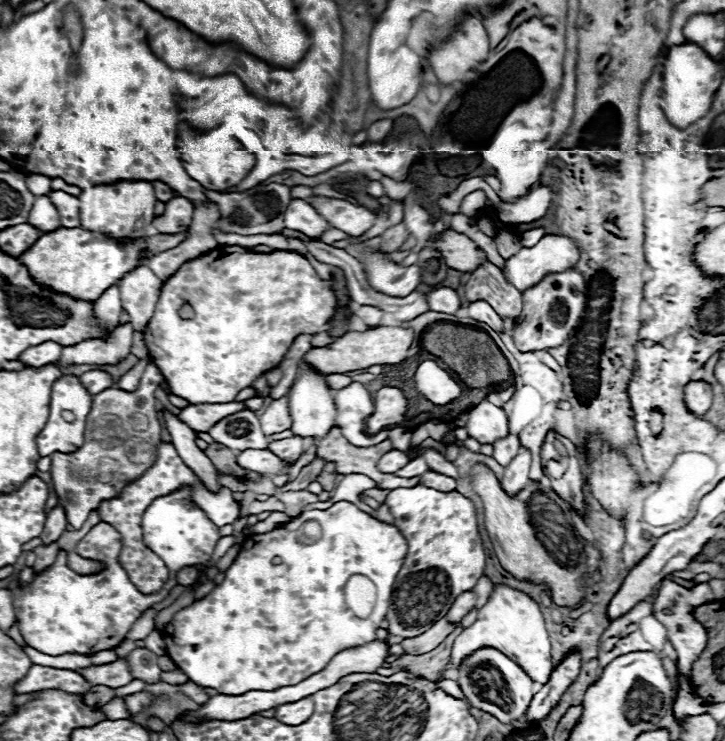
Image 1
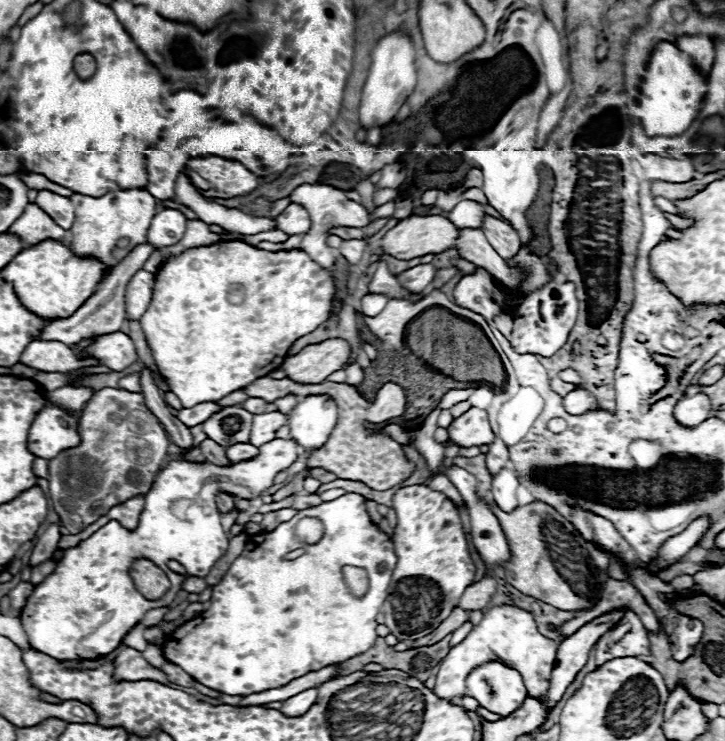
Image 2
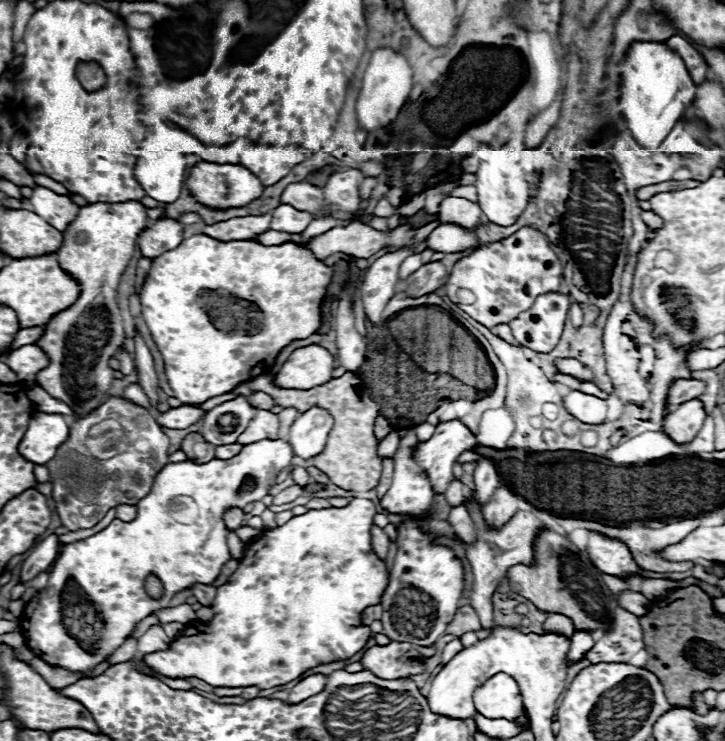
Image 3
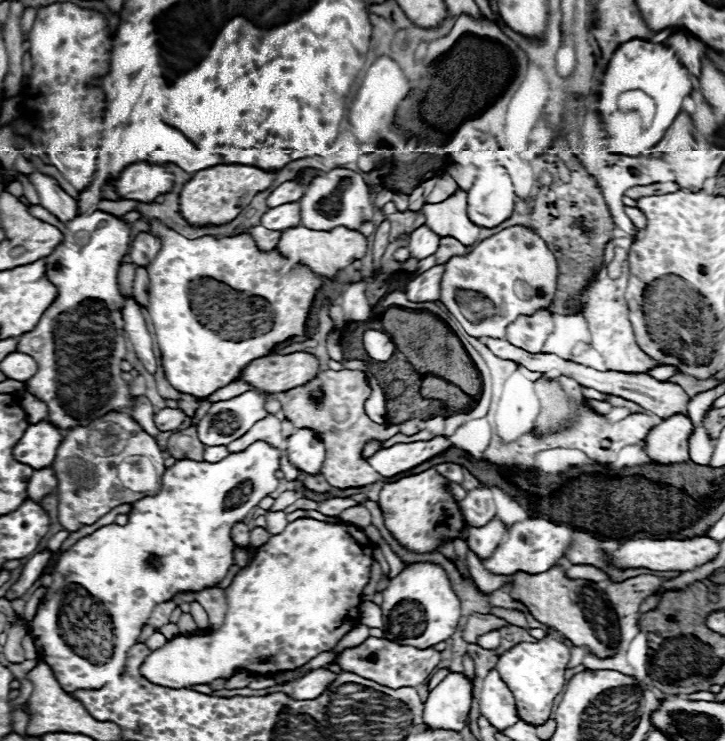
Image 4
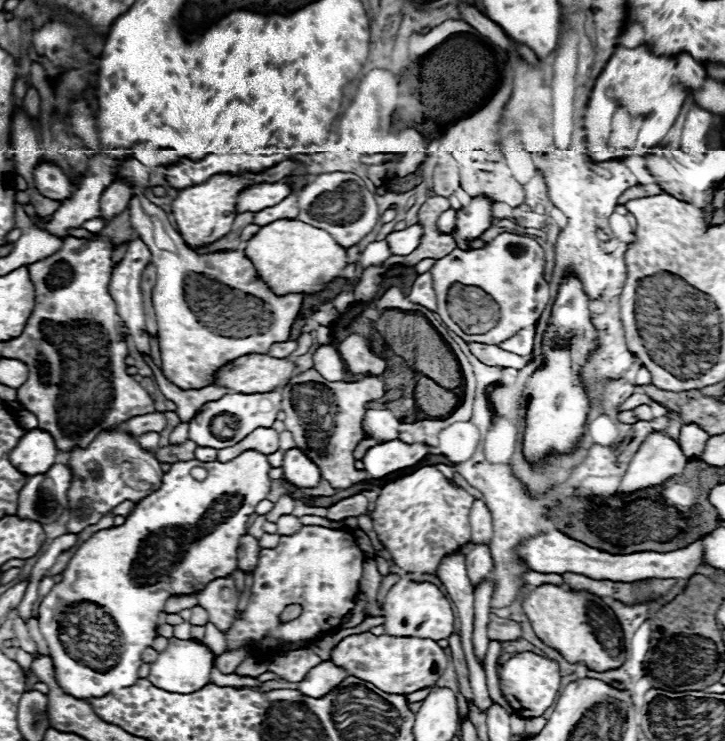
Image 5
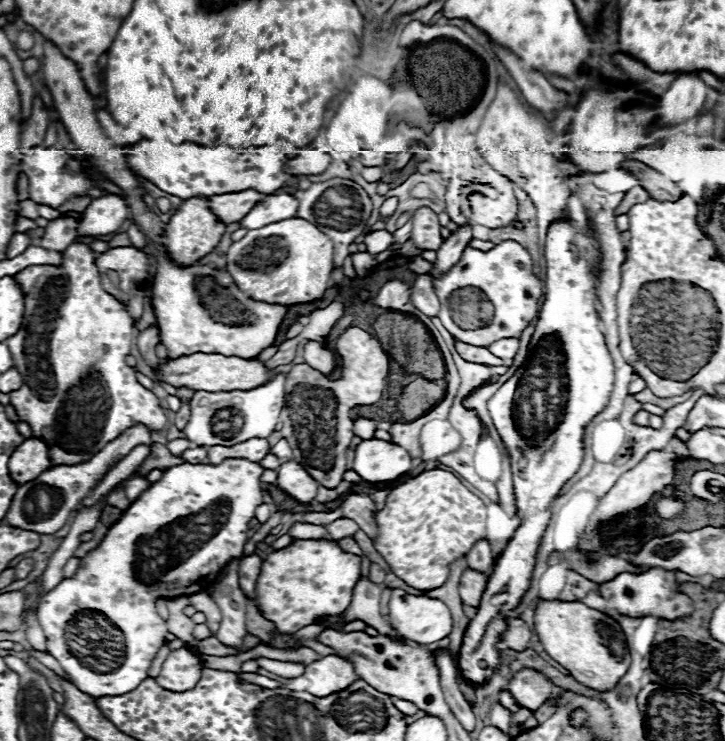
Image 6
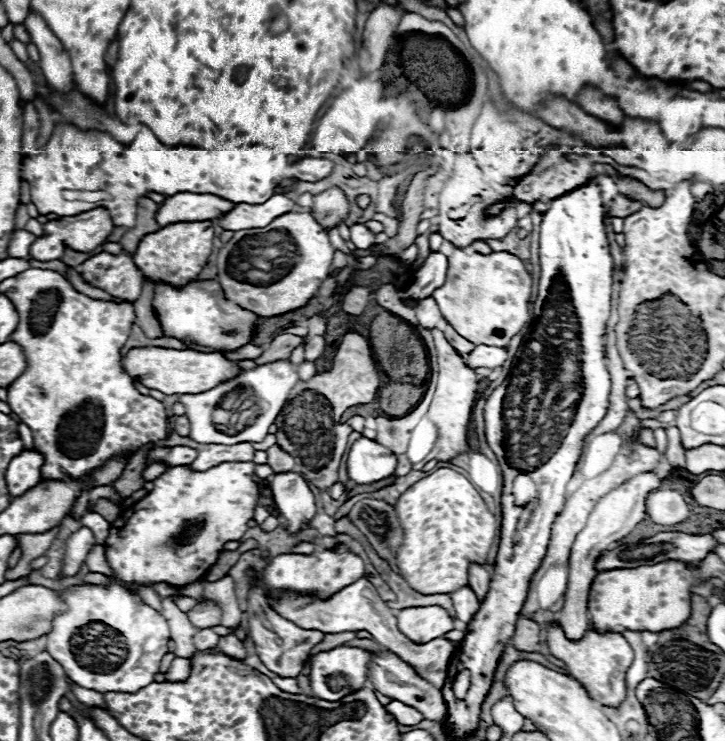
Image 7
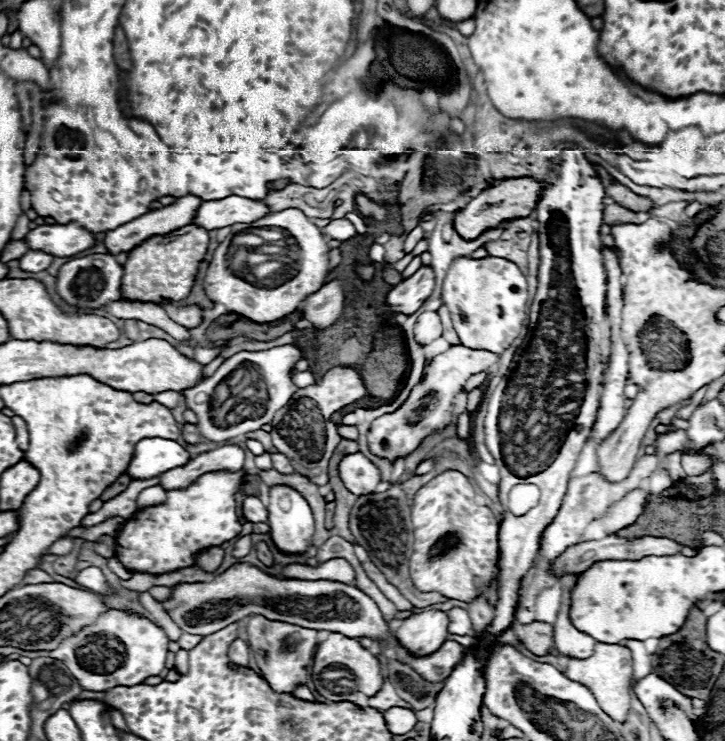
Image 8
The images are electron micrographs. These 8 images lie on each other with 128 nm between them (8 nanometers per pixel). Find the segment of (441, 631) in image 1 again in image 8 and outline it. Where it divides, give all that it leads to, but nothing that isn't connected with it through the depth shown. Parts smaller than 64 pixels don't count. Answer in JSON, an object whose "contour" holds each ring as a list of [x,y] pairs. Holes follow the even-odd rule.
{"contour":[[[530,622],[520,626],[520,634],[522,634],[522,644],[526,646],[526,650],[530,650],[536,656],[544,656],[548,654],[550,646],[552,646],[552,626],[546,622]]]}

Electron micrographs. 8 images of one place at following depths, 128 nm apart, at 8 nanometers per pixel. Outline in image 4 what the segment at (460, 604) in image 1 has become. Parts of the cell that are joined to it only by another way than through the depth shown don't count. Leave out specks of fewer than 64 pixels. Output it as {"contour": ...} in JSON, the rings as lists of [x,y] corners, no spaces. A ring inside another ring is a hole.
{"contour":[[[526,518],[522,522],[512,524],[508,530],[504,544],[500,544],[490,558],[486,558],[482,564],[490,574],[514,574],[514,572],[528,572],[528,574],[540,574],[550,570],[564,554],[566,546],[570,542],[570,532],[562,526],[556,526],[548,520],[534,520]],[[492,630],[492,632],[486,632],[486,634],[478,636],[478,644],[480,644],[482,648],[488,648],[488,650],[496,648],[496,646],[500,644],[500,632],[498,632],[498,630]]]}

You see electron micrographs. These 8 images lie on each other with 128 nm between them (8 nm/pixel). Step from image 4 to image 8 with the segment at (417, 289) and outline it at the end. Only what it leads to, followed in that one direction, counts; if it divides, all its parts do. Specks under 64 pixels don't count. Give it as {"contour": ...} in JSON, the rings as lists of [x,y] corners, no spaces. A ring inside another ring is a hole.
{"contour":[[[422,312],[414,324],[414,336],[420,344],[428,346],[442,336],[442,322],[436,312]]]}

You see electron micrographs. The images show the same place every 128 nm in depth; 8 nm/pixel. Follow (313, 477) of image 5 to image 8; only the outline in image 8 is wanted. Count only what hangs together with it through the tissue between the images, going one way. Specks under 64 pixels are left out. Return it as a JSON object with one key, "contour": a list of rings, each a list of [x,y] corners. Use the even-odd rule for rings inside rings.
{"contour":[[[282,484],[272,486],[268,492],[268,512],[272,514],[272,518],[268,518],[268,524],[270,524],[270,536],[272,536],[274,544],[282,552],[288,552],[288,554],[306,552],[308,544],[312,544],[314,514],[312,514],[312,508],[308,506],[308,502],[304,500],[304,496],[290,486],[282,486]]]}

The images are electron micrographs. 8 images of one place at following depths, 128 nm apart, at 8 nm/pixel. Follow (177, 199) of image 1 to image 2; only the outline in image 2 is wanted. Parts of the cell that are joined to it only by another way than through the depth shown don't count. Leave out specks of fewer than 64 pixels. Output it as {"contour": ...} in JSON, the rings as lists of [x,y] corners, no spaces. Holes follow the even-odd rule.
{"contour":[[[166,208],[158,212],[148,228],[148,238],[150,244],[158,244],[158,248],[176,244],[186,230],[186,216],[180,210]]]}

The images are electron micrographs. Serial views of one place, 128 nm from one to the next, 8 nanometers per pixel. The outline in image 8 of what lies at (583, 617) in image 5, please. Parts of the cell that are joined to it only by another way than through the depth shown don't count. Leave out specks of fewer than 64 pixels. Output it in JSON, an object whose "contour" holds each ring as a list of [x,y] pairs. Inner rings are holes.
{"contour":[[[598,642],[594,646],[594,654],[590,658],[568,658],[566,664],[566,676],[570,680],[578,680],[580,684],[586,684],[590,692],[594,692],[594,698],[598,700],[600,708],[614,720],[624,722],[630,710],[630,694],[632,694],[632,652],[626,646],[620,644],[604,644]]]}

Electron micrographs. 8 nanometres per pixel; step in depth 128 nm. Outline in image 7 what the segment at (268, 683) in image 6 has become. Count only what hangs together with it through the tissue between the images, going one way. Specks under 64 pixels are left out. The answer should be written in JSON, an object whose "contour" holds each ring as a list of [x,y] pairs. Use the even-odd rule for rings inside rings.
{"contour":[[[274,676],[274,678],[272,678],[272,682],[274,682],[278,688],[282,688],[284,692],[294,692],[294,694],[298,694],[298,692],[300,692],[298,682],[296,682],[294,678],[280,678],[280,676]]]}

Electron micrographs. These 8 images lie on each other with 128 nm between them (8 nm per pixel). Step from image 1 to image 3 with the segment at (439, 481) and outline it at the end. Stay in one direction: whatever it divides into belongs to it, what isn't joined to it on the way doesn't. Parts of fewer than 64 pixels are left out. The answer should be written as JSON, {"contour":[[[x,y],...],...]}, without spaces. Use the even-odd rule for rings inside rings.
{"contour":[[[464,502],[458,504],[458,506],[452,506],[450,516],[448,516],[448,522],[454,526],[454,530],[458,532],[458,536],[460,536],[466,544],[472,544],[472,542],[474,542],[474,532],[476,532],[476,528],[474,528],[474,520],[472,520],[468,508],[464,506]]]}

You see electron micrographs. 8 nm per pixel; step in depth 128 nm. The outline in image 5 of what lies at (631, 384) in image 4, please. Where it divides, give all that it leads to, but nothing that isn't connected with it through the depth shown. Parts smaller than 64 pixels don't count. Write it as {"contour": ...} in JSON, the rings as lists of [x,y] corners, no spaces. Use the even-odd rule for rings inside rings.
{"contour":[[[472,342],[470,344],[470,352],[484,364],[490,364],[490,366],[502,366],[502,368],[524,368],[526,364],[530,364],[528,358],[522,358],[518,354],[512,354],[512,352],[506,352],[502,350],[500,346],[496,344],[480,344],[480,342]],[[666,410],[666,416],[670,418],[670,426],[668,426],[668,432],[670,432],[670,436],[674,436],[674,438],[678,440],[678,434],[680,434],[680,428],[682,428],[680,416],[678,416],[678,412],[674,412],[674,410]]]}

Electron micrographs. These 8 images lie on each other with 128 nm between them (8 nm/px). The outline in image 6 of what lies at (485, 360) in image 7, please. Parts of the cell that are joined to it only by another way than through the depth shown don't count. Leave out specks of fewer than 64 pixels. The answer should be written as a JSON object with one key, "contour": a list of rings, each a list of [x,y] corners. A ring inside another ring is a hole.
{"contour":[[[506,338],[506,340],[498,340],[494,344],[488,346],[488,350],[502,358],[502,360],[512,360],[516,356],[516,352],[520,350],[520,338]]]}

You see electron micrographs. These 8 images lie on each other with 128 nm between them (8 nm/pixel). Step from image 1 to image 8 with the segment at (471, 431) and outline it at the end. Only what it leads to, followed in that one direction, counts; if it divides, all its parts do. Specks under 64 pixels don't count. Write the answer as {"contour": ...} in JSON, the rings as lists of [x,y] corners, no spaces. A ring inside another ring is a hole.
{"contour":[[[354,452],[342,458],[340,462],[340,478],[344,486],[352,494],[366,494],[374,492],[374,488],[380,484],[382,476],[374,462],[370,462],[362,452]]]}

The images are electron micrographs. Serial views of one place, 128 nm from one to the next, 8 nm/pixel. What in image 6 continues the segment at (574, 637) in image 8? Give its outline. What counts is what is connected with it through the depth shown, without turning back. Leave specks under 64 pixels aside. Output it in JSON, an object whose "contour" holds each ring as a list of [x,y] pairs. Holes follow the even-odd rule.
{"contour":[[[652,450],[648,452],[632,470],[624,472],[620,476],[620,480],[610,488],[610,492],[602,498],[600,506],[594,510],[588,526],[584,528],[582,536],[580,536],[580,546],[586,550],[602,550],[602,540],[600,540],[600,532],[598,532],[598,524],[604,520],[610,520],[614,516],[622,516],[622,514],[630,514],[634,510],[642,510],[648,500],[652,498],[652,494],[664,490],[668,484],[672,484],[674,480],[674,466],[678,462],[678,456],[674,452],[662,452],[662,450]]]}

